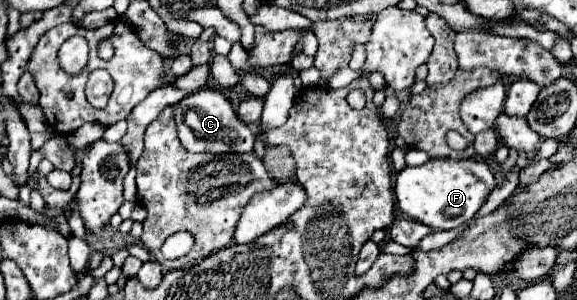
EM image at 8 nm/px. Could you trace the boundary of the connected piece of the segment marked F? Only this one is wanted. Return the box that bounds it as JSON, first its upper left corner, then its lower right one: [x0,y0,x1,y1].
[396,160,496,230]

